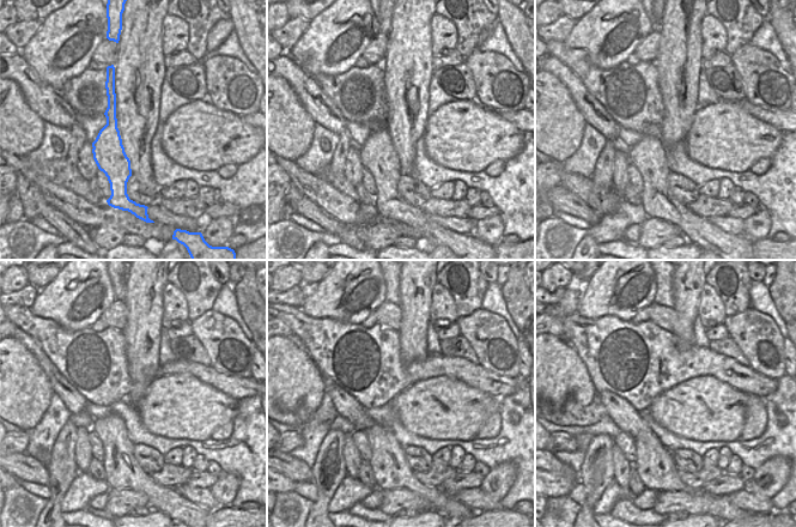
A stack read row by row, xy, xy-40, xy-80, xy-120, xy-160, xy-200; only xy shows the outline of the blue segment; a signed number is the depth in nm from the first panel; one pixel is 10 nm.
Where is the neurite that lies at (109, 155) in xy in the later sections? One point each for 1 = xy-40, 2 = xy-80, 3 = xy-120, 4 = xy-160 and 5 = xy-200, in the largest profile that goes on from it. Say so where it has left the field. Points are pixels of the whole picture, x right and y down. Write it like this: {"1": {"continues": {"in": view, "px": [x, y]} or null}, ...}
{"1": {"continues": {"in": "xy-40", "px": [377, 155]}}, "2": {"continues": {"in": "xy-80", "px": [649, 156]}}, "3": {"continues": {"in": "xy-120", "px": [122, 471]}}, "4": {"continues": {"in": "xy-160", "px": [389, 466]}}, "5": {"continues": {"in": "xy-200", "px": [655, 465]}}}

